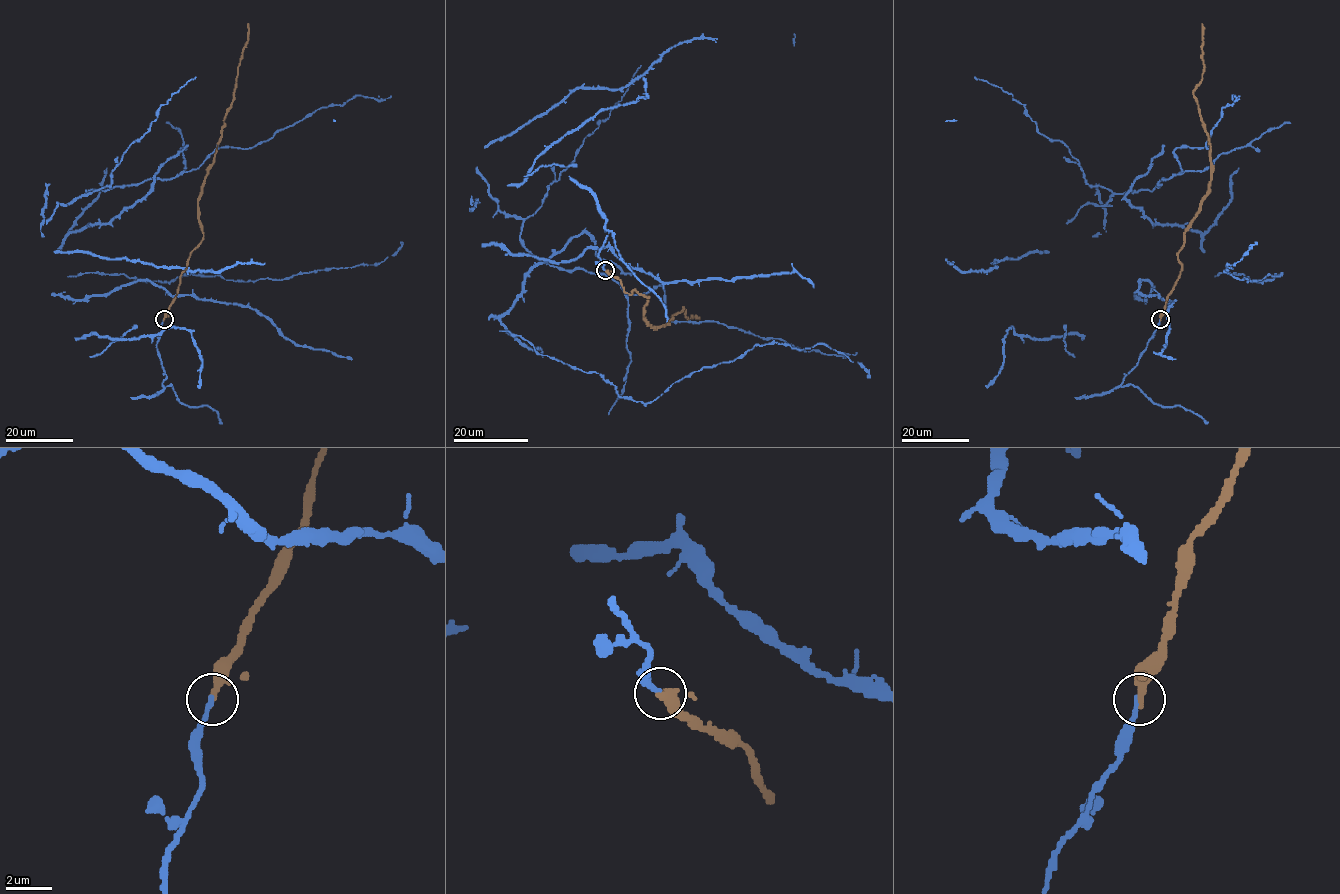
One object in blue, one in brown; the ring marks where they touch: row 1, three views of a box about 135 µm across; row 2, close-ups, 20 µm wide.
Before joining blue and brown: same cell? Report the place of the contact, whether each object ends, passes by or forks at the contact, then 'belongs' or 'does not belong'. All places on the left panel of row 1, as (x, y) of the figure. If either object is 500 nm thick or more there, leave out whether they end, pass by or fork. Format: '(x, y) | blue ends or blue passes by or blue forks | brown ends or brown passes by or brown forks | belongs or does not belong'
(164, 319) | blue ends | brown ends | belongs

